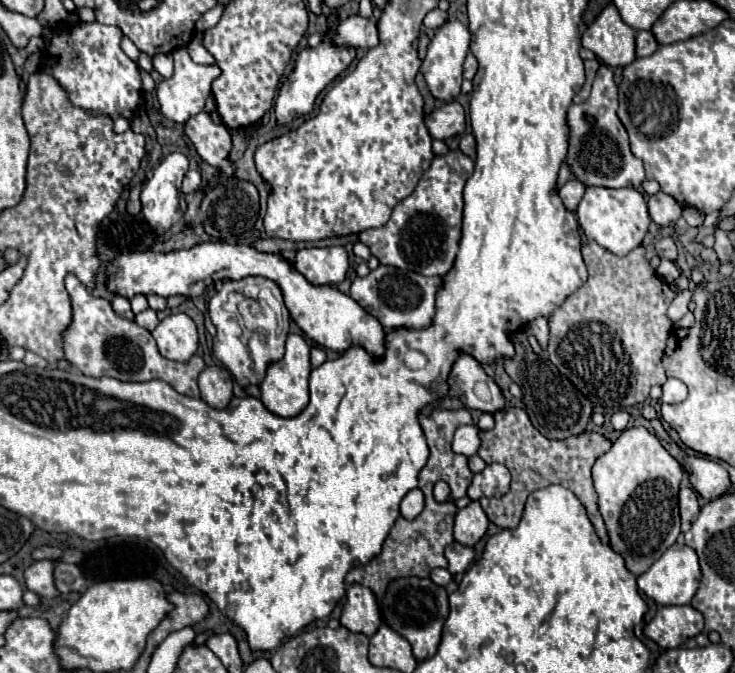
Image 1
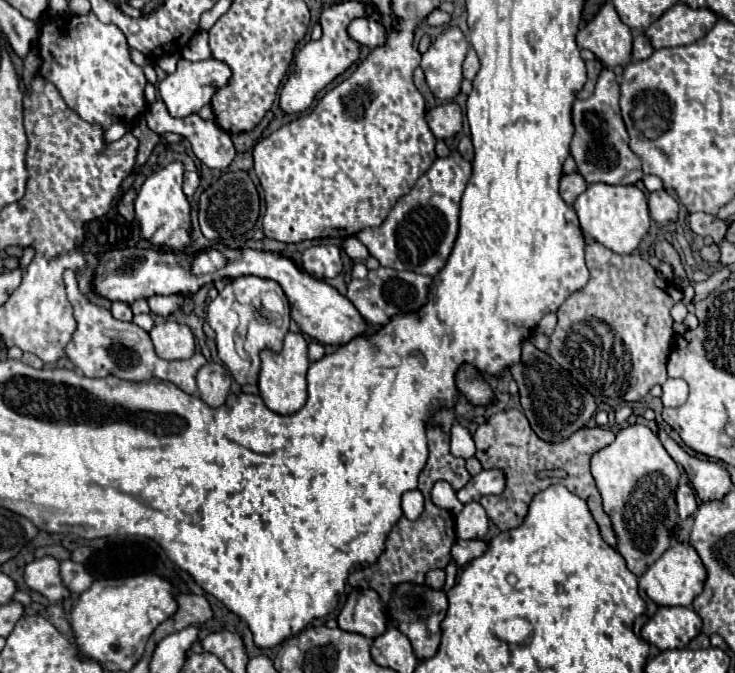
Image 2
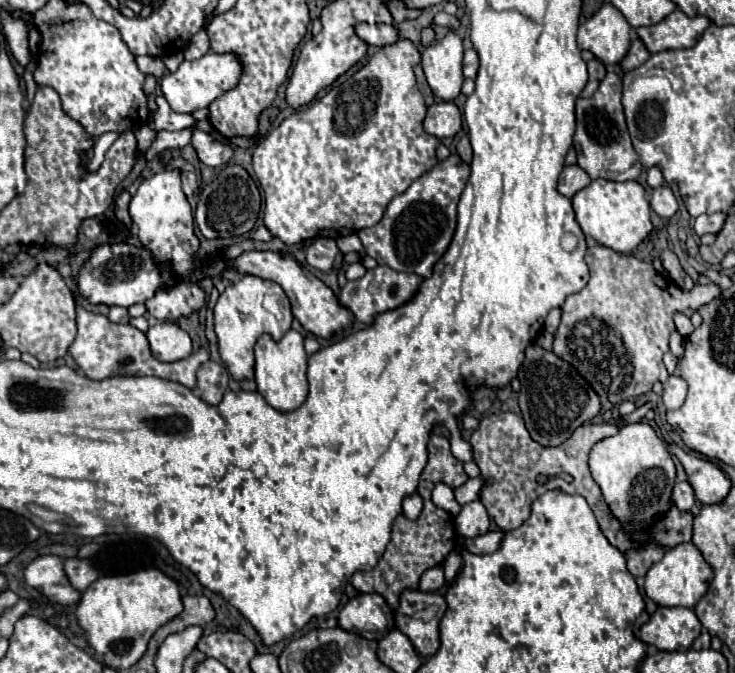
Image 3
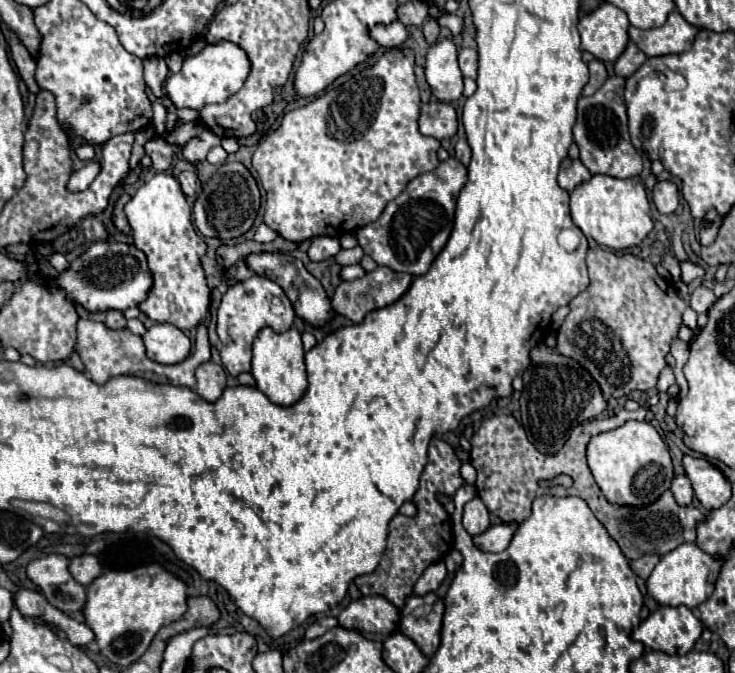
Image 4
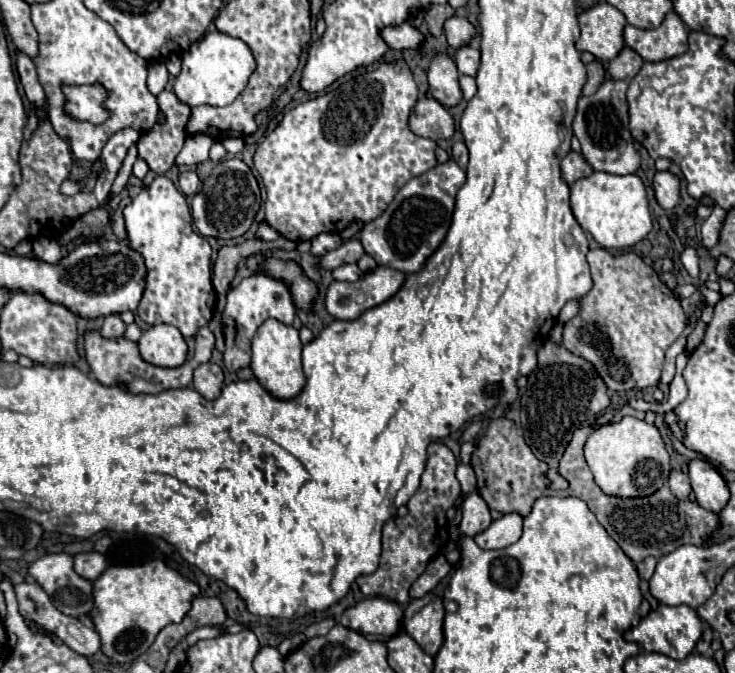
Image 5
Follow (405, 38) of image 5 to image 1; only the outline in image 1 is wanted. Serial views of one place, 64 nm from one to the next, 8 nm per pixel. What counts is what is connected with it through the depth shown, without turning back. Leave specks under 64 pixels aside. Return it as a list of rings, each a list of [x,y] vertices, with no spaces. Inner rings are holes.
[[[348,16],[336,26],[332,44],[370,49],[378,44],[376,24],[362,16]]]

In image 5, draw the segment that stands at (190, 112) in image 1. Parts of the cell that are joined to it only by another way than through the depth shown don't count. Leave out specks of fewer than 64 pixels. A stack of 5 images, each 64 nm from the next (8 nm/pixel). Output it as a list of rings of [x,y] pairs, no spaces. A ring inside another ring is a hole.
[[[208,30],[182,58],[182,72],[174,78],[172,90],[176,92],[176,98],[190,108],[200,104],[210,106],[228,106],[234,102],[234,98],[246,88],[250,74],[256,68],[256,60],[250,52],[250,48],[232,36],[220,34],[218,30]]]

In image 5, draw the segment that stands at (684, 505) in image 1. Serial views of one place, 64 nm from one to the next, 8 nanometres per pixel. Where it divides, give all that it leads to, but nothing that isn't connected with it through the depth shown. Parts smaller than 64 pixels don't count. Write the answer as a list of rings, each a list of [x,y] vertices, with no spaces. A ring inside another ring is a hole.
[[[672,470],[668,484],[670,484],[672,494],[674,494],[678,500],[686,500],[686,498],[690,496],[690,492],[692,492],[692,488],[690,488],[690,480],[688,480],[688,476],[686,476],[684,472],[676,472],[676,470]]]

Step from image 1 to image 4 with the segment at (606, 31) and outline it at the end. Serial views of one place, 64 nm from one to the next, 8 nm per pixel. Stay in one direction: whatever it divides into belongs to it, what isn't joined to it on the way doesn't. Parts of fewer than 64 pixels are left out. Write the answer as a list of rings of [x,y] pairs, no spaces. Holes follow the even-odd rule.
[[[602,4],[600,8],[596,8],[592,14],[584,16],[580,22],[578,22],[578,32],[580,32],[580,38],[582,38],[582,50],[588,50],[592,52],[598,60],[602,62],[614,62],[626,48],[628,44],[628,16],[616,8],[614,4]]]

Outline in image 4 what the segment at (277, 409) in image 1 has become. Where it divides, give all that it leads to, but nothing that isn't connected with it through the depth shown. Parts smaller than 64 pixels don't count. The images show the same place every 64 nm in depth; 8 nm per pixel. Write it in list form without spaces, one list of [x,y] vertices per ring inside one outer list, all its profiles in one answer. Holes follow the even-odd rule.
[[[264,328],[258,332],[254,340],[254,358],[252,358],[252,376],[256,380],[256,388],[268,396],[270,402],[278,406],[296,404],[306,388],[306,364],[304,364],[304,348],[300,340],[300,332],[290,328],[282,334],[276,334],[272,328]]]

